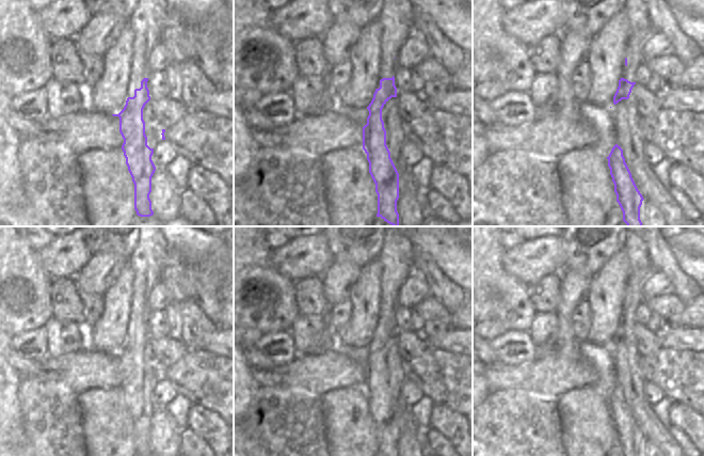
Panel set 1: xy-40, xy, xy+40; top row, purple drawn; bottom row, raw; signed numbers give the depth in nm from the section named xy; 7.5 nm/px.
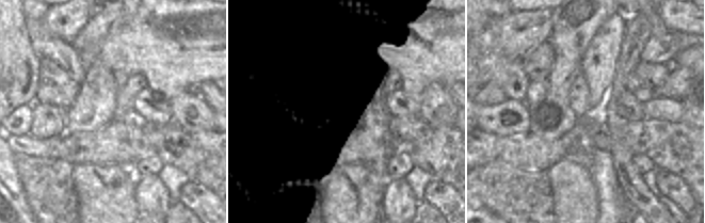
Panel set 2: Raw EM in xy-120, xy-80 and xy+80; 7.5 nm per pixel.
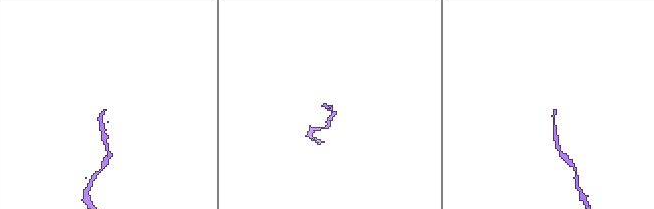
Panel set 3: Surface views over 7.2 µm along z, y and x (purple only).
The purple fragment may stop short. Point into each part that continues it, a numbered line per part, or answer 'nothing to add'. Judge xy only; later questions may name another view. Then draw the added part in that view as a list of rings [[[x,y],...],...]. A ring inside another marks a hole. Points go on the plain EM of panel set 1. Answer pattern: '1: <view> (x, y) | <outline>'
1: xy (395, 255) | [[[386,227],[378,258],[382,265],[382,280],[380,282],[382,288],[380,297],[381,319],[393,316],[390,312],[391,302],[397,296],[398,289],[413,272],[410,239],[396,227]],[[380,319],[377,328],[380,327]]]

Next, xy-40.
1: xy-40 (150, 254) | [[[139,226],[139,241],[126,260],[126,266],[134,273],[128,336],[133,336],[134,329],[141,327],[141,320],[150,316],[147,301],[161,281],[162,269],[170,256],[171,251],[159,226]]]

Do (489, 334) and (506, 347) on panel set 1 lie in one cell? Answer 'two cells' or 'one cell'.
two cells

